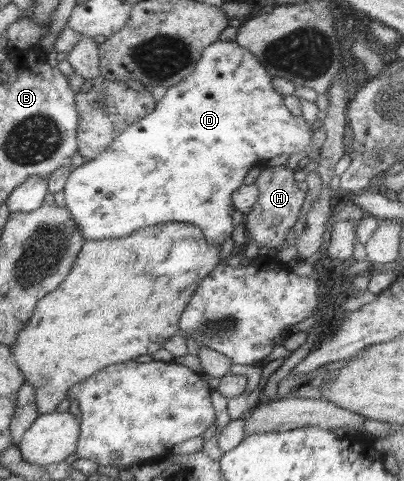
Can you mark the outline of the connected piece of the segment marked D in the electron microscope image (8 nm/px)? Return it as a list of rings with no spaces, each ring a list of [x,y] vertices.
[[[218,40],[207,46],[195,62],[194,70],[182,82],[170,86],[162,100],[156,103],[154,110],[148,116],[131,124],[126,130],[122,130],[102,154],[96,155],[96,158],[86,161],[77,169],[74,168],[69,174],[63,188],[66,200],[65,207],[73,216],[73,221],[76,222],[76,230],[80,230],[82,238],[85,241],[124,238],[141,228],[176,222],[200,227],[204,239],[212,245],[222,245],[224,241],[230,239],[235,228],[232,214],[236,211],[233,207],[231,194],[244,185],[244,177],[251,168],[263,164],[269,158],[280,156],[280,154],[298,154],[298,152],[304,150],[308,151],[305,162],[318,162],[321,158],[321,148],[313,151],[308,150],[308,146],[312,142],[312,125],[309,125],[302,115],[293,116],[290,113],[290,110],[284,105],[283,96],[273,87],[272,79],[273,76],[265,69],[265,66],[262,66],[249,50],[240,46],[236,41]]]

